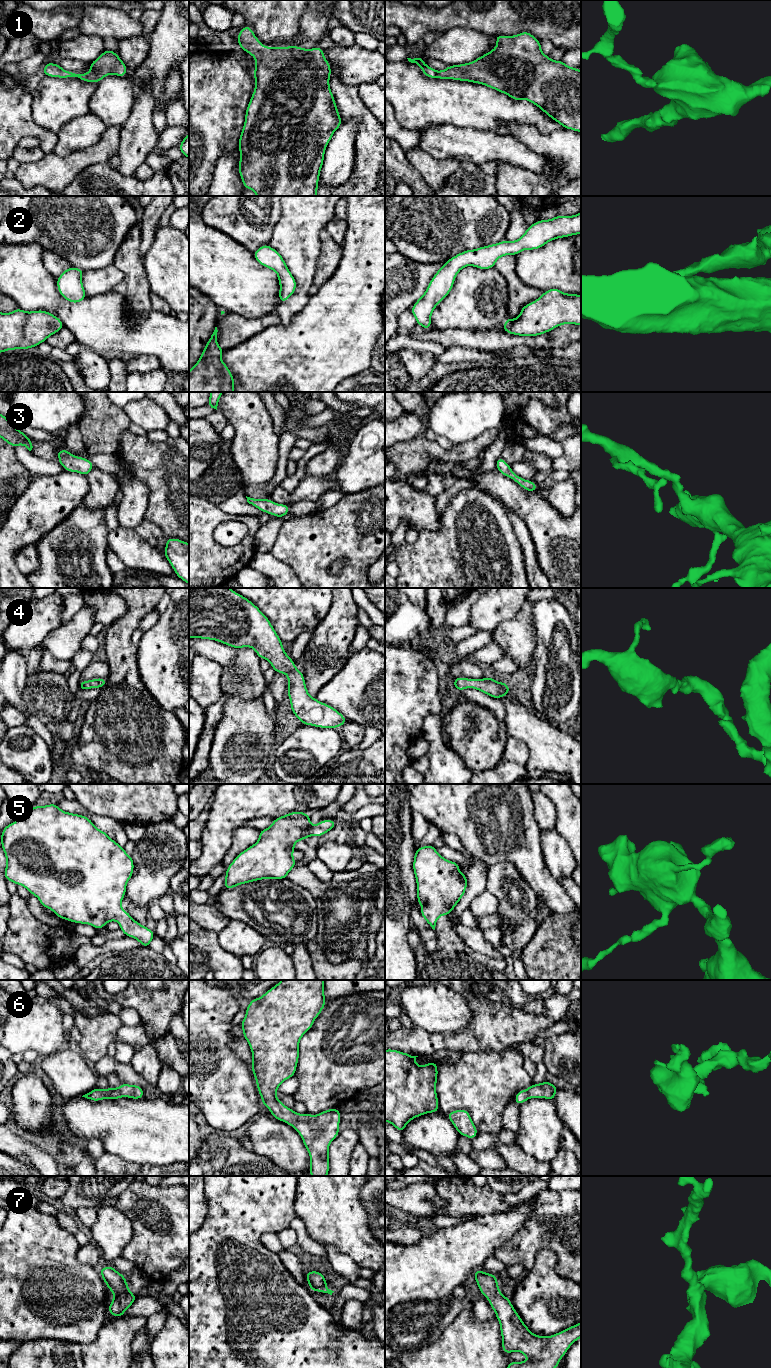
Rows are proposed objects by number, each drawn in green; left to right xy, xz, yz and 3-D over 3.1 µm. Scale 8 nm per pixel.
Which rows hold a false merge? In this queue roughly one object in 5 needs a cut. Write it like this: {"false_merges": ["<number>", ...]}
{"false_merges": []}

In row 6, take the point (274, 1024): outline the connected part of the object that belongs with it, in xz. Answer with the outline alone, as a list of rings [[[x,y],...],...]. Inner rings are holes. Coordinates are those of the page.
[[[281,980],[260,998],[252,999],[241,1021],[243,1037],[252,1052],[251,1069],[263,1106],[279,1121],[292,1126],[301,1136],[310,1155],[311,1176],[327,1176],[330,1169],[329,1145],[339,1135],[341,1114],[338,1108],[328,1109],[312,1116],[308,1112],[298,1114],[286,1107],[275,1096],[279,1086],[293,1077],[299,1060],[299,1042],[309,1031],[315,1019],[326,1005],[324,980]]]

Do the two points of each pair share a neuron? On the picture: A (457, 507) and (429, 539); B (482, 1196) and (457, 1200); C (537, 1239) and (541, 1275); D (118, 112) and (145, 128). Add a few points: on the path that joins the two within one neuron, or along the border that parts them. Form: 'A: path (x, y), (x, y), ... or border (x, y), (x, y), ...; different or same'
A: path (457, 517), (439, 537); same
B: path (476, 1200), (463, 1200); same
C: border (556, 1255), (541, 1249), (533, 1267), (525, 1272); different
D: border (136, 95), (136, 100), (129, 116), (120, 125); different

